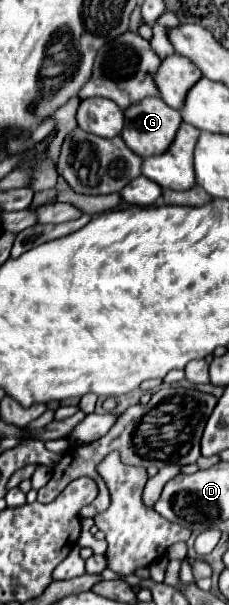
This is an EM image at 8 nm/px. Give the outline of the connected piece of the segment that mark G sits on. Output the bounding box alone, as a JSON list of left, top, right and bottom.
[121,97,183,157]

